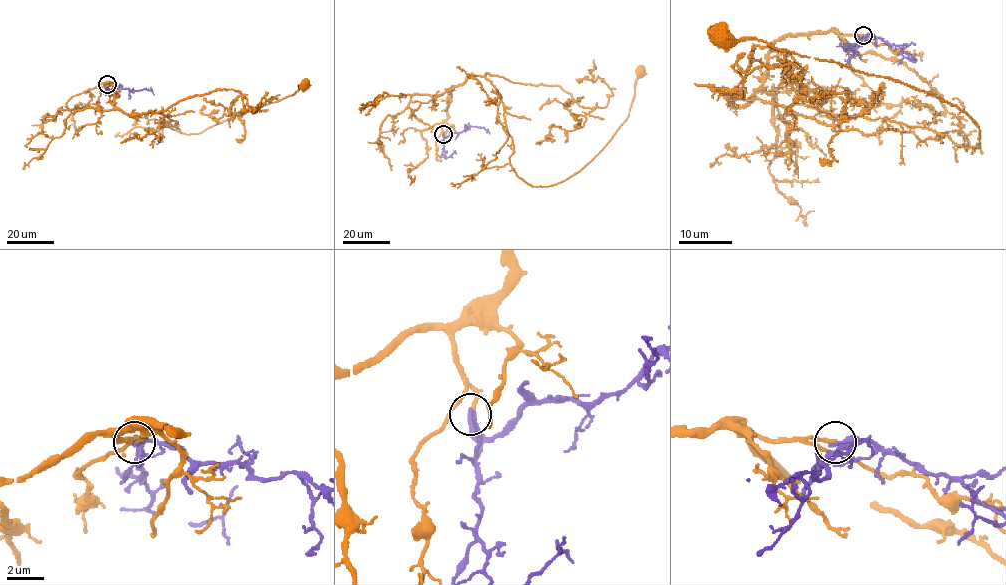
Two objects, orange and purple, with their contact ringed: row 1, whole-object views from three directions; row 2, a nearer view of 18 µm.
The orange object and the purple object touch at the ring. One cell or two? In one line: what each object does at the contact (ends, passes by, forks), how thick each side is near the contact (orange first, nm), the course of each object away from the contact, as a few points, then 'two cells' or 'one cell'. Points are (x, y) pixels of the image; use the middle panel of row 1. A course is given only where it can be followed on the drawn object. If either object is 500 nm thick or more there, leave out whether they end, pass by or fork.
orange ends; purple ends; calibres 190 and 360 nm; course orange (443, 134), (450, 91), (483, 76), (503, 105), (510, 165), (549, 186), (605, 146), (640, 72); course purple (443, 134), (446, 137), (468, 126), (483, 127), (490, 133); two cells

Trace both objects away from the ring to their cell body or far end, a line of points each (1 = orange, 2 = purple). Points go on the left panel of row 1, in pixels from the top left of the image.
1: (107, 84), (115, 87), (114, 104), (128, 114), (168, 115), (186, 134), (201, 133), (276, 102), (304, 85)
2: (107, 84), (131, 90), (150, 90), (154, 94)

